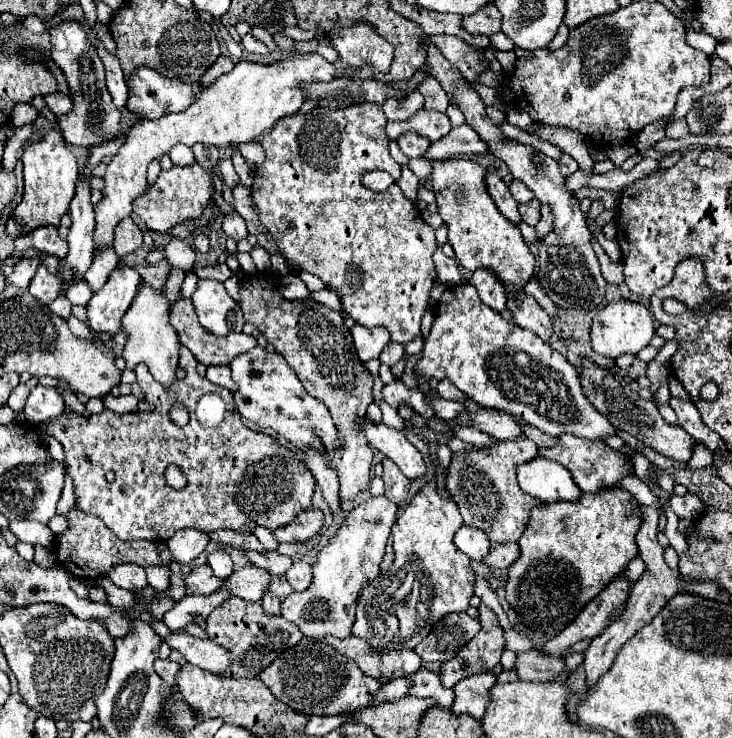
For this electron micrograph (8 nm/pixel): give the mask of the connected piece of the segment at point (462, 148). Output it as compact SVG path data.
M461 125L453 127L443 139L433 141L423 157L429 161L445 161L457 155L475 153L489 153L489 149L485 149L485 143L477 137L477 133L473 133L473 129L469 129L469 125Z

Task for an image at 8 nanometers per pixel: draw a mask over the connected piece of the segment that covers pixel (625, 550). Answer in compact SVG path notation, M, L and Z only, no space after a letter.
M609 487L599 493L583 493L579 501L555 501L543 503L533 507L533 517L529 521L529 529L525 529L523 537L519 539L521 557L513 567L509 567L507 579L507 603L521 613L523 621L541 635L555 635L559 633L581 609L601 593L621 571L625 571L627 563L639 555L635 535L641 527L641 509L635 497L621 489Z

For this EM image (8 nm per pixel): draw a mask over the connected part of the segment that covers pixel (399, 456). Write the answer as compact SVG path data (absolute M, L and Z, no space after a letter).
M363 419L363 429L365 429L369 445L379 449L385 457L393 459L407 479L417 479L417 477L425 475L427 467L425 467L423 455L417 451L415 445L411 445L407 441L403 431L391 429L383 423L373 425L367 419Z

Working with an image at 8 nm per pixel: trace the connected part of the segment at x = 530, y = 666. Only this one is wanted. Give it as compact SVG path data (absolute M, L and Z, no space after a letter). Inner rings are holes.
M537 649L527 653L517 653L515 671L519 673L519 679L525 681L555 681L561 673L567 671L565 663L555 657L541 657Z

